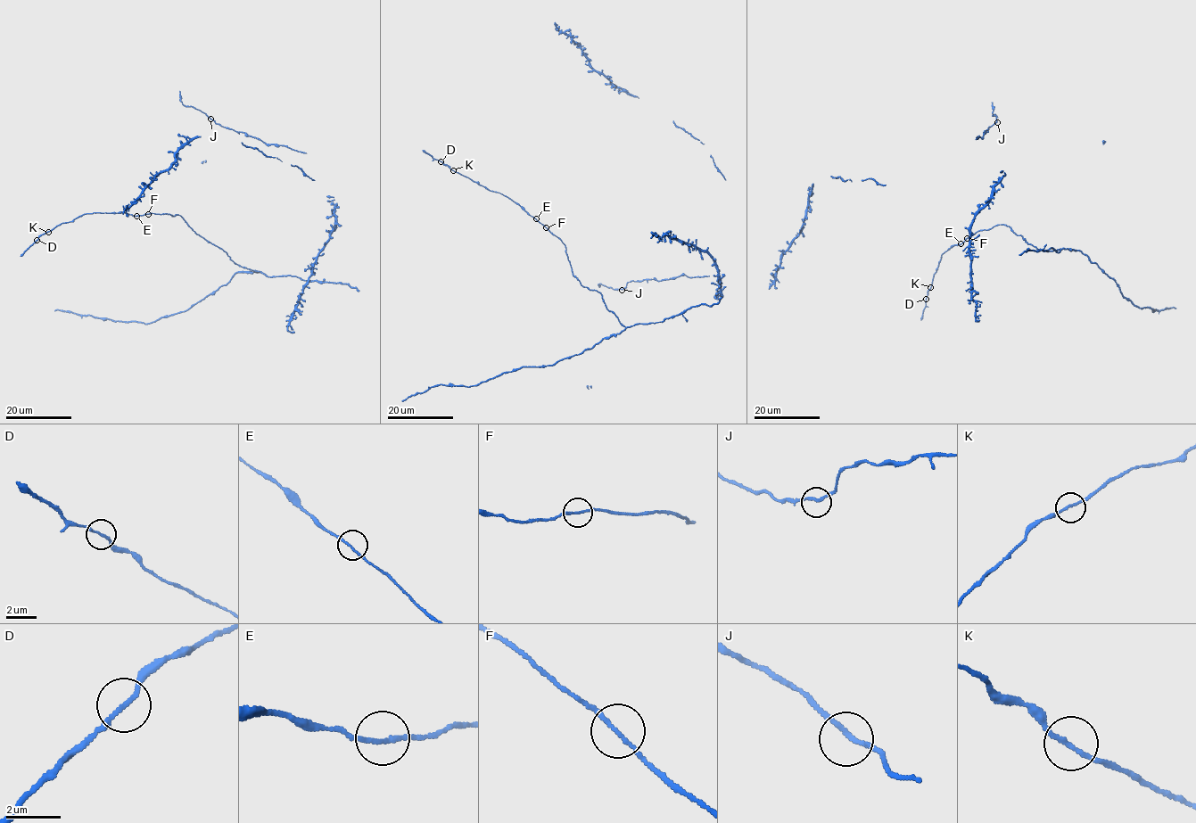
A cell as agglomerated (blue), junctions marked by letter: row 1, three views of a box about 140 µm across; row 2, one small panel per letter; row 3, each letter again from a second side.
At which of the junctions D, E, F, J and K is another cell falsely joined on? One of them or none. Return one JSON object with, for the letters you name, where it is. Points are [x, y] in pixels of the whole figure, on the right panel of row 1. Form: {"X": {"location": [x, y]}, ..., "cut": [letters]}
{"D": {"location": [926, 299]}, "cut": ["D"]}

